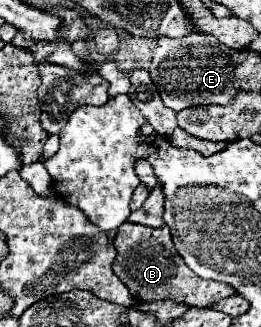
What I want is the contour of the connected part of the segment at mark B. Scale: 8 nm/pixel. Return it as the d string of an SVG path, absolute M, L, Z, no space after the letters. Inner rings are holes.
M125 221L119 227L117 237L113 239L117 249L117 263L113 263L113 271L119 275L119 279L129 287L133 299L151 303L151 301L177 301L185 305L195 307L211 307L217 301L235 295L235 289L227 283L219 281L205 281L199 279L185 263L183 257L175 251L171 233L167 227L153 229L145 225L137 225L131 221Z

